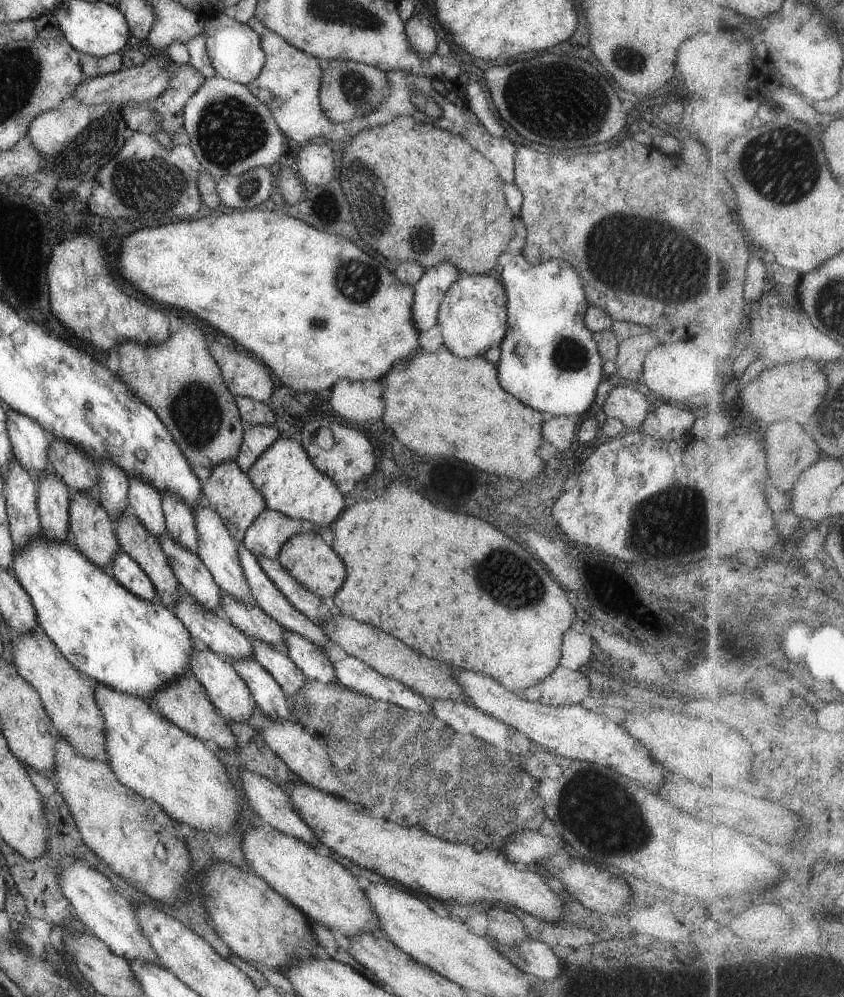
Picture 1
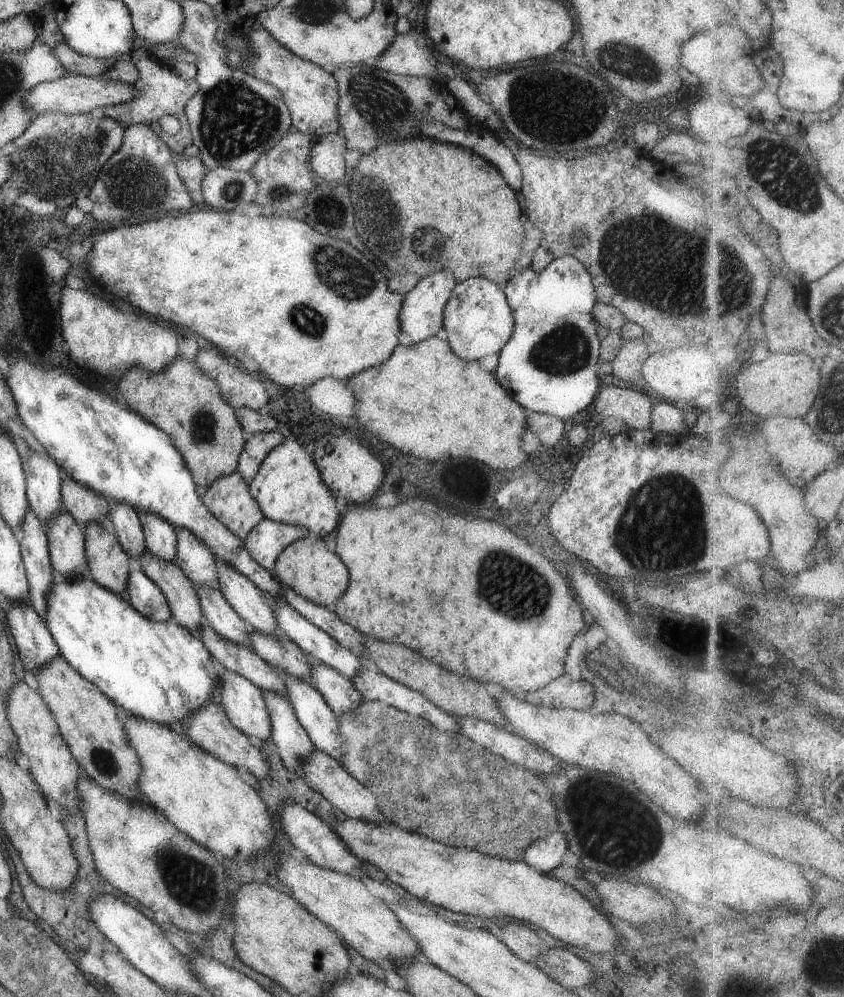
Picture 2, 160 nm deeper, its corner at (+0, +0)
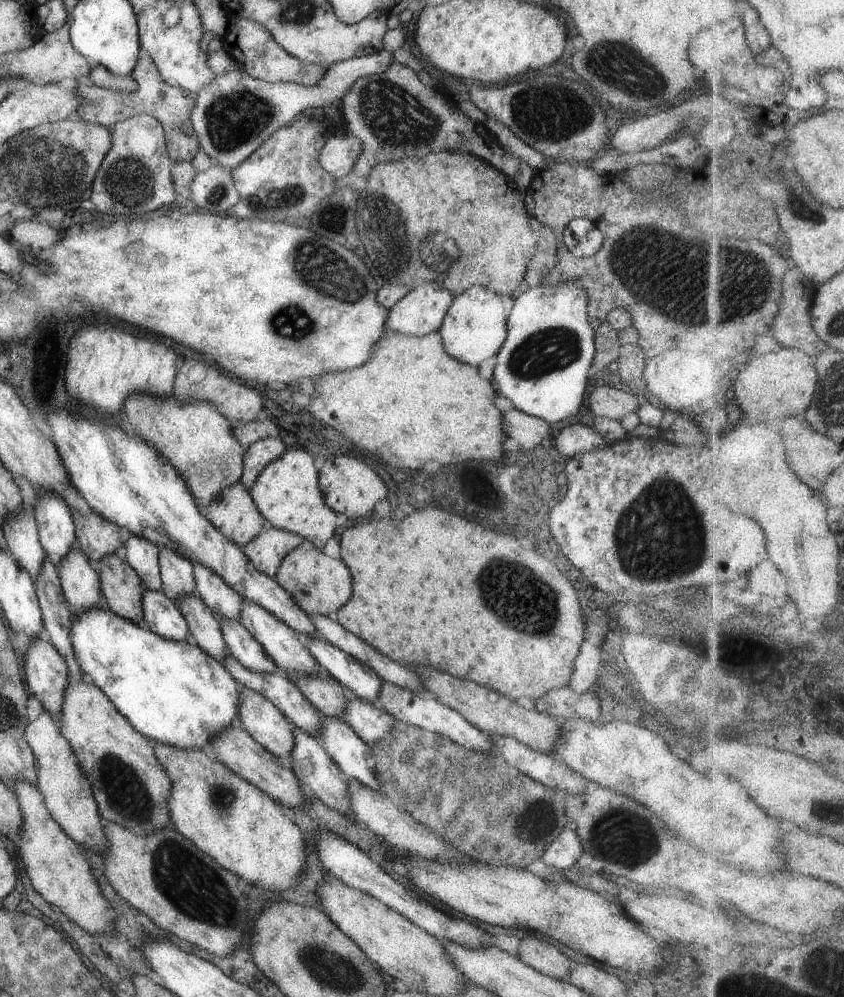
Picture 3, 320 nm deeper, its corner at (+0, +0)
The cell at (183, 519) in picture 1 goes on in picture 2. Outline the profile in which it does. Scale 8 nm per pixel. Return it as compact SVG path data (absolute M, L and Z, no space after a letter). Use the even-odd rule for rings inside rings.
M173 528L176 534L176 562L182 574L194 585L200 583L219 590L216 566L209 549L191 531Z

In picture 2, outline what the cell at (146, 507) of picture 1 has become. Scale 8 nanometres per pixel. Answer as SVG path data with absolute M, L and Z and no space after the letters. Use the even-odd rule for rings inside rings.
M139 513L137 518L142 528L146 550L165 562L177 564L174 528L154 514Z

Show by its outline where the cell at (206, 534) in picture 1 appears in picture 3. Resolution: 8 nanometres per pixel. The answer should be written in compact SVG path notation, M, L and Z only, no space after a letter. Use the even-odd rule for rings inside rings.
M241 599L240 623L247 629L247 632L263 647L265 654L275 663L278 673L290 673L297 677L308 677L319 668L316 660L308 651L308 640L305 636L296 633L292 628L284 625L272 614L263 610L251 601Z

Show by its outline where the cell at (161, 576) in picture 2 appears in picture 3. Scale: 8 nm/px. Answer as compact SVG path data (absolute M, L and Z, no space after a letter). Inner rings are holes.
M196 595L173 602L185 619L197 647L222 663L229 652L221 634L220 620L214 612Z

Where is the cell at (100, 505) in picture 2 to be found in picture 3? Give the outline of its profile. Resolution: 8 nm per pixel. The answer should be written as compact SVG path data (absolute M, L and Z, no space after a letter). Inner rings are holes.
M72 510L72 521L76 546L93 566L102 557L114 554L115 548L125 544L129 536L127 530L120 530L120 526L113 525L93 511L82 516Z

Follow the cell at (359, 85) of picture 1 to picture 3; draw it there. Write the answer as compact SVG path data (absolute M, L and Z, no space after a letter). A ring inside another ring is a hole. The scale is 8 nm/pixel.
M400 63L387 65L381 74L358 78L340 98L346 132L362 142L362 151L351 171L366 178L379 163L417 160L430 152L451 151L475 155L513 179L519 172L519 160L505 152L483 125L463 116L457 106L453 112L444 100L441 94L423 86L412 69Z

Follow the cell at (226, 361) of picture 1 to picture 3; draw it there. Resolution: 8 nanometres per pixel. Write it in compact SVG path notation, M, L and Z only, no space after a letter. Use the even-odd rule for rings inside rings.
M189 362L181 364L174 374L172 380L172 400L176 406L183 404L194 405L196 402L210 402L219 414L222 414L229 422L245 421L251 422L262 407L259 392L250 387L240 384L236 378L229 378L223 370L209 366L204 378L200 381L190 381L187 378L187 370L190 368Z

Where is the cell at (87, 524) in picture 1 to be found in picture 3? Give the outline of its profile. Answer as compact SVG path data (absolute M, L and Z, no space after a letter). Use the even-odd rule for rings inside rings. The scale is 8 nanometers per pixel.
M113 553L102 557L95 569L109 611L139 625L145 588L137 573Z

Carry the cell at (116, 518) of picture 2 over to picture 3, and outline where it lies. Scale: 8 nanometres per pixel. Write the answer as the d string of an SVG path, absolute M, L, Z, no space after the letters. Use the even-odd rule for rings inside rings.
M130 534L124 547L125 563L137 573L143 587L150 591L161 590L158 548L155 544Z

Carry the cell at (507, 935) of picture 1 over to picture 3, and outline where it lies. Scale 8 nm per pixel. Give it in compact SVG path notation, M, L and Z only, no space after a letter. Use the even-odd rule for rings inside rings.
M533 937L520 940L517 957L533 970L559 981L567 980L572 970L573 963L562 952Z

